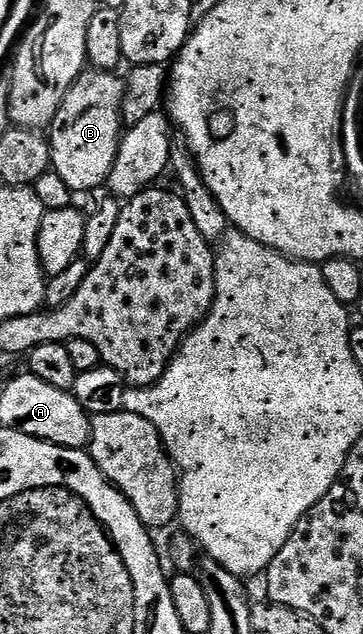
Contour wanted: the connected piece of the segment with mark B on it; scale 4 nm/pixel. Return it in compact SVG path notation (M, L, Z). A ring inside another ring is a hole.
M85 69L83 74L66 92L58 112L50 127L50 145L52 147L52 169L74 192L80 190L96 190L105 185L110 176L110 168L114 168L114 156L120 147L122 137L122 119L120 109L124 99L124 83L115 73L106 70Z

